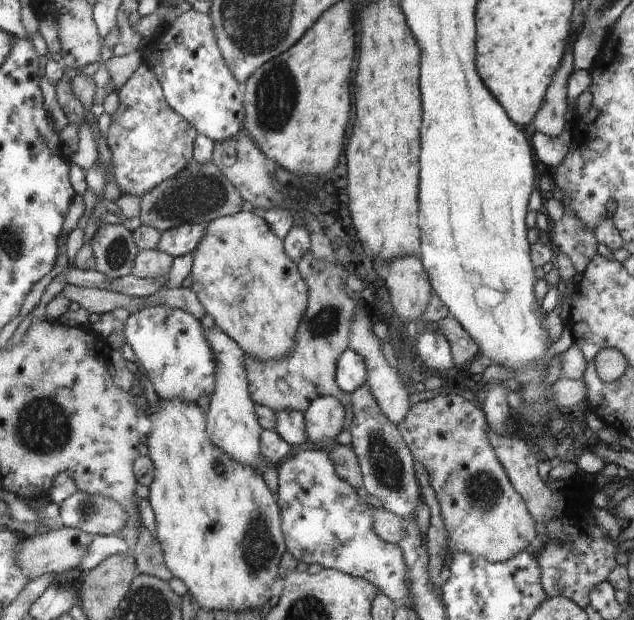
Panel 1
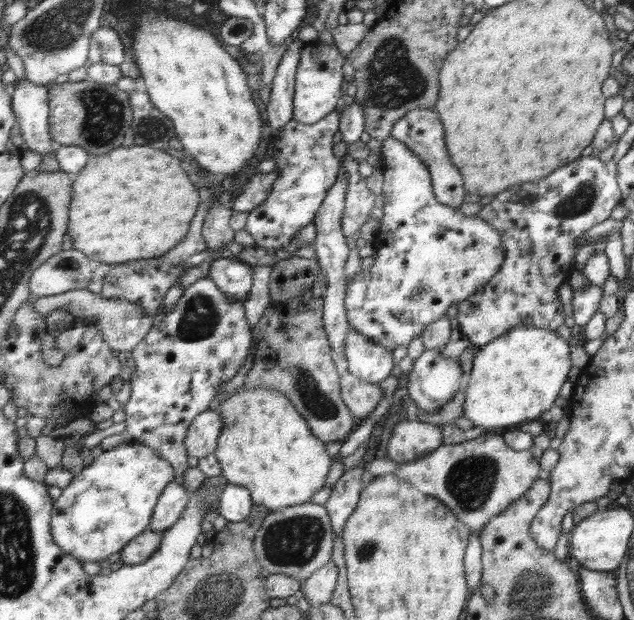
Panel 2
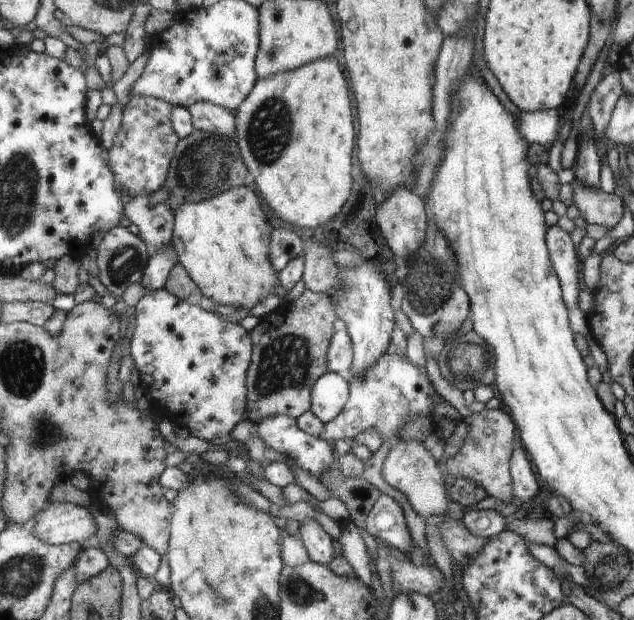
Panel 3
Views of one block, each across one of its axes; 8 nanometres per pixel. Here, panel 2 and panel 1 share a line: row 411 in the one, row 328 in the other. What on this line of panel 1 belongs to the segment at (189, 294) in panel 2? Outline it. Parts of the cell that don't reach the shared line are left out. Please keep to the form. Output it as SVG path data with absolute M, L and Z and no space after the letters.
M146 306L129 313L125 321L126 342L144 368L159 398L196 402L217 388L217 357L201 320L170 306Z

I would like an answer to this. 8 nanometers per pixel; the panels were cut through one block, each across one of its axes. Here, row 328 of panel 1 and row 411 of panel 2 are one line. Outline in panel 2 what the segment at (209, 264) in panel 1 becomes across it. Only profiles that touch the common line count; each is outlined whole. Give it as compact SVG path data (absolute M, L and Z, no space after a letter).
M243 386L220 403L218 410L223 429L213 453L220 462L221 474L227 482L245 486L251 491L254 505L263 505L271 511L302 505L324 486L332 458L328 456L321 439L312 433L305 417L285 394L265 386L250 389Z

